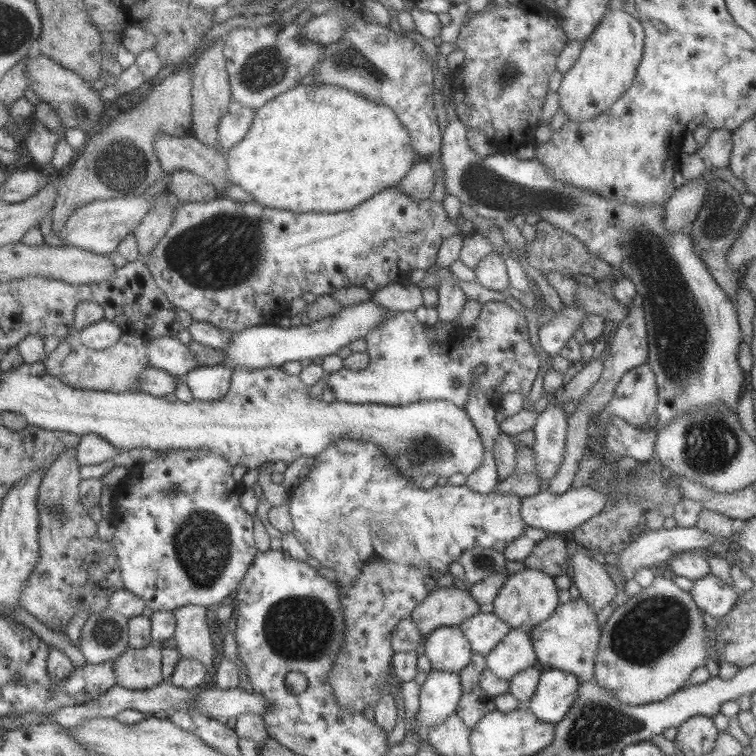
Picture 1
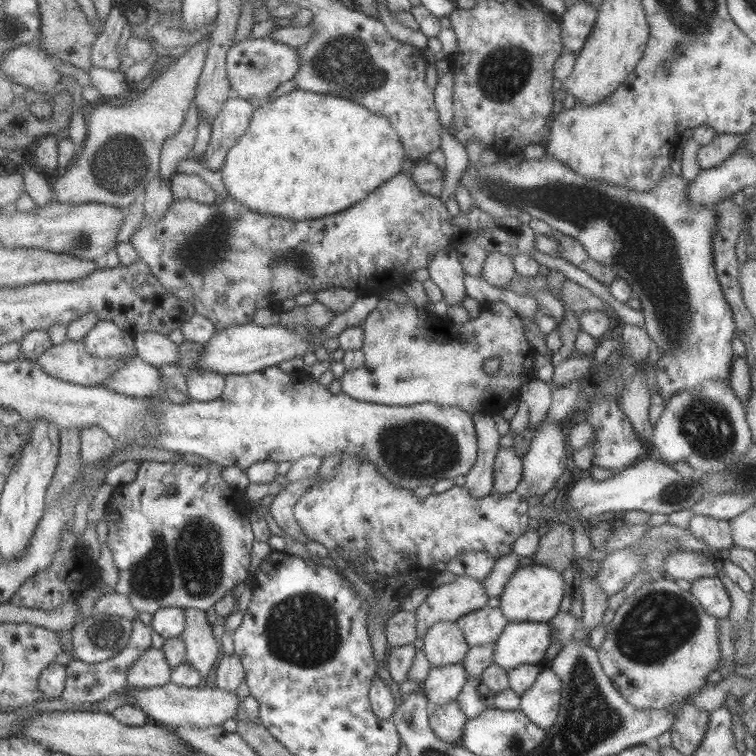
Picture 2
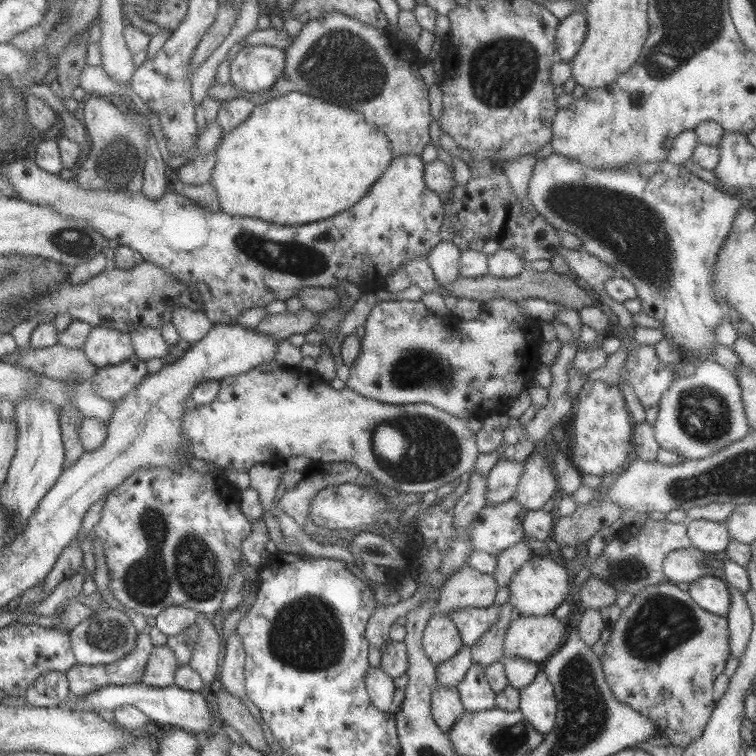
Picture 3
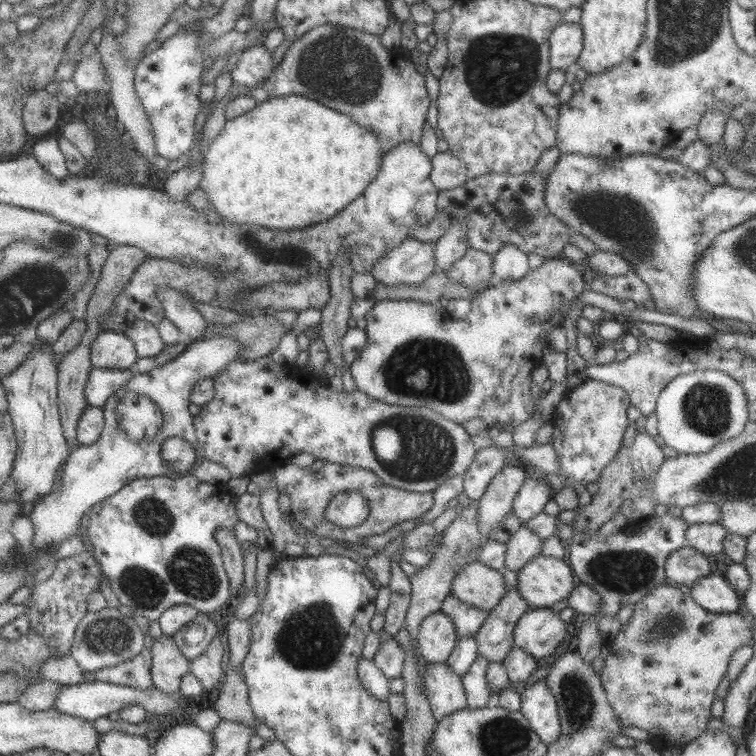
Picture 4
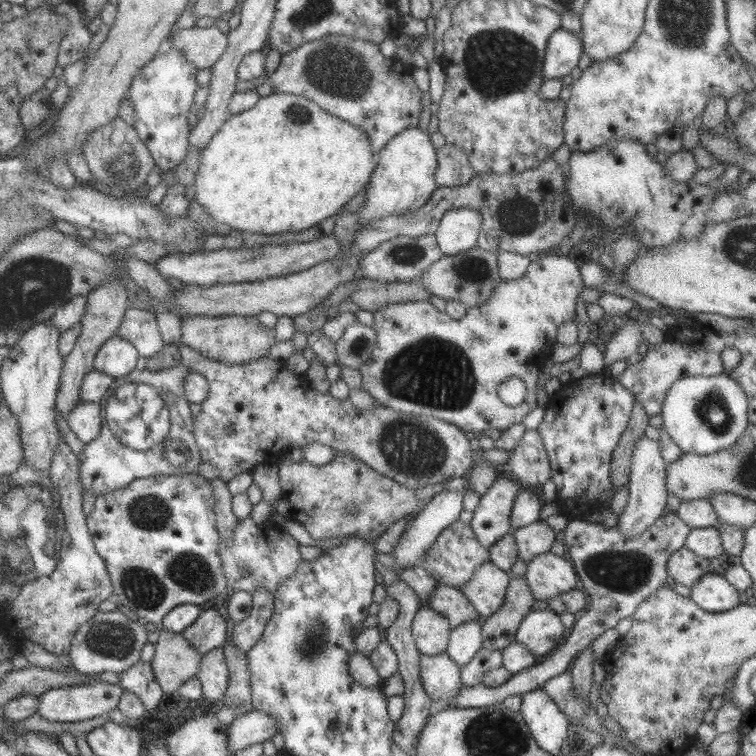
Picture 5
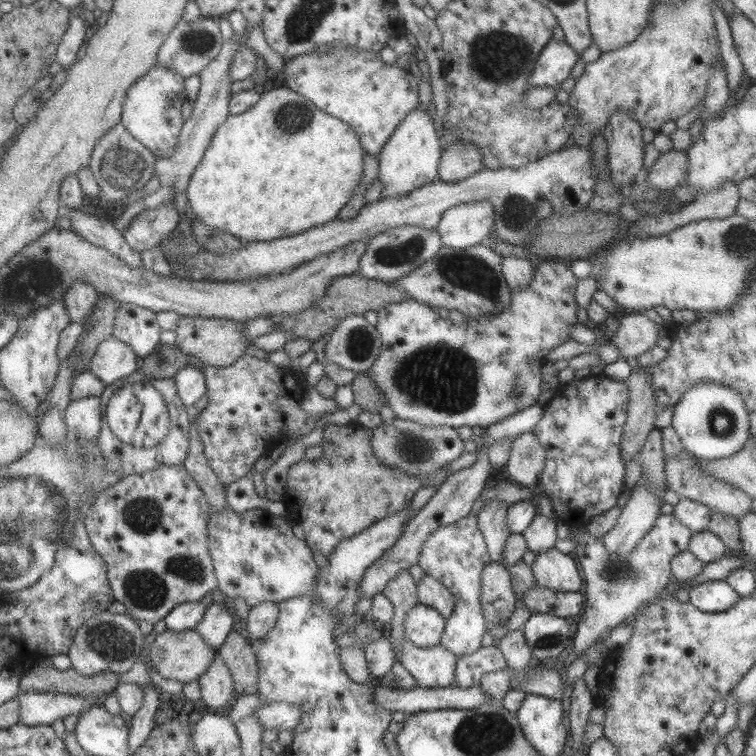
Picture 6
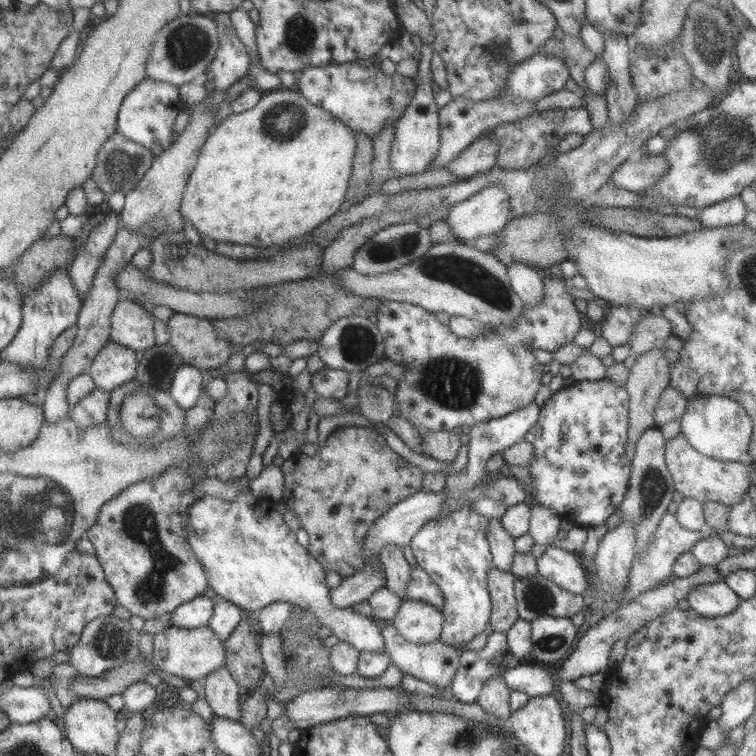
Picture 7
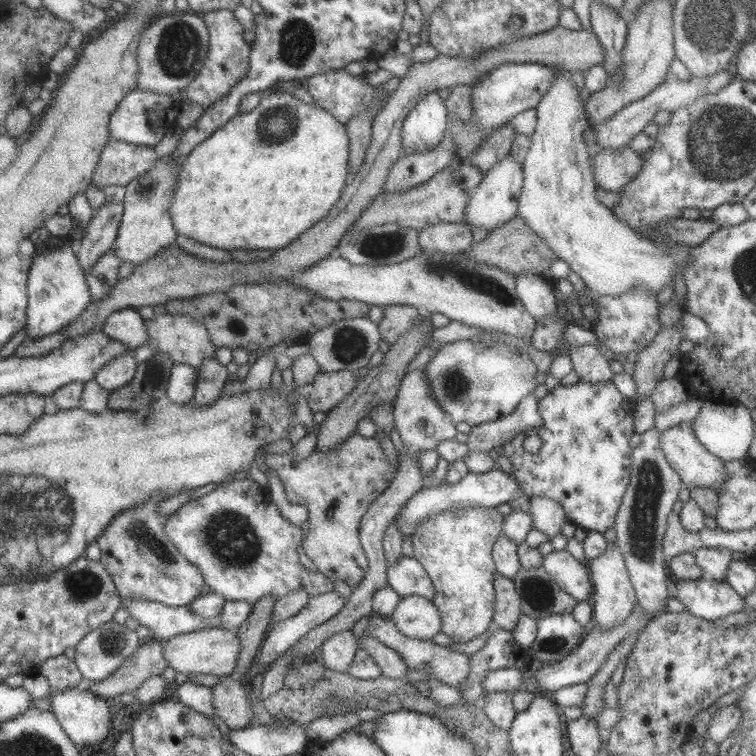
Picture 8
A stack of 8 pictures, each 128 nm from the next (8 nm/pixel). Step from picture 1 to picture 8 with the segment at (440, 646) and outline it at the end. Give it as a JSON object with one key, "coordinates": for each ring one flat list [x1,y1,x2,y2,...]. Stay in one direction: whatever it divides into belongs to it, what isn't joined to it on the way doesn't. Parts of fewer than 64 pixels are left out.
{"coordinates":[[418,595,402,597,390,618,409,639,432,641,443,626,438,608]]}

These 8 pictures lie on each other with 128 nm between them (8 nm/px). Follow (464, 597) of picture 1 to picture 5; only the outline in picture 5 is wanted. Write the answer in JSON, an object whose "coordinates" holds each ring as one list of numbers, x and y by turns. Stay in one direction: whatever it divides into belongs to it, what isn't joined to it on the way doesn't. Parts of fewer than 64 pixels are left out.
{"coordinates":[[492,562,482,564,474,577,460,588,482,620,493,616,506,601,510,574]]}

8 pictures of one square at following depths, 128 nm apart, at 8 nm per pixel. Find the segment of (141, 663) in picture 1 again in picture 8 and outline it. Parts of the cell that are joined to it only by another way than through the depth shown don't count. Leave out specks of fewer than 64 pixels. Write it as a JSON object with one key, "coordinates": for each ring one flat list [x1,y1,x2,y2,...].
{"coordinates":[[222,627,179,635,168,641,154,639,154,642,163,644,163,656,168,666,189,676,199,673,214,676,235,675,236,662,242,651,236,631,226,630]]}

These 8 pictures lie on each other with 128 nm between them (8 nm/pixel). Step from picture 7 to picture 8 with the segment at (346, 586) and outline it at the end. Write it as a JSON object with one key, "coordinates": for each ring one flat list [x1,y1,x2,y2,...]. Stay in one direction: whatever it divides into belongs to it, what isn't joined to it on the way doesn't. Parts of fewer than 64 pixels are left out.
{"coordinates":[[335,591,310,598,297,616,274,624,259,650,260,664,269,666,294,647,310,630,338,615,344,606,343,596]]}

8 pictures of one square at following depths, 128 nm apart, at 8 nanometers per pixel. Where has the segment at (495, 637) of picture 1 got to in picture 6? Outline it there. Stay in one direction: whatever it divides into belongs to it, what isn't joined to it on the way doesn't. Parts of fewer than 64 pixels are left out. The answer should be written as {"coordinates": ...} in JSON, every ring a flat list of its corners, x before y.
{"coordinates":[[426,575,417,583,418,603,434,608,444,619,454,612,455,599,448,588]]}

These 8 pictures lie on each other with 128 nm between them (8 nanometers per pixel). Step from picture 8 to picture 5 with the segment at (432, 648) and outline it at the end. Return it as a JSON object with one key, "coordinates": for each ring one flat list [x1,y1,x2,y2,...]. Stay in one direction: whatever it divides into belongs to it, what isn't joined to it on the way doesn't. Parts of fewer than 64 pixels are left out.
{"coordinates":[[420,653,420,680,432,701,441,700,449,704,456,697,464,687,460,667,448,654,426,656]]}

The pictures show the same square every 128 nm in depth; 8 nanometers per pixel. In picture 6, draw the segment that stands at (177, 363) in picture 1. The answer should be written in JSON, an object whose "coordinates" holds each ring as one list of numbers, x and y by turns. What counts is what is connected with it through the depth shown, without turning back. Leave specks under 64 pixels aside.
{"coordinates":[[120,303,113,336,130,344,138,356,144,358,154,352,161,344,161,332,157,313,132,303]]}

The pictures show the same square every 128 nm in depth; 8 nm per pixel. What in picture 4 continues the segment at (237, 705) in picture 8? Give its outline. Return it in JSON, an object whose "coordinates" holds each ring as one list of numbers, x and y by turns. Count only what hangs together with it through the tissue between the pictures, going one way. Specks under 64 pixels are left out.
{"coordinates":[[216,636,205,654,190,662,190,673,200,679,206,691,220,687,223,682,222,660,224,660,224,644,222,638]]}

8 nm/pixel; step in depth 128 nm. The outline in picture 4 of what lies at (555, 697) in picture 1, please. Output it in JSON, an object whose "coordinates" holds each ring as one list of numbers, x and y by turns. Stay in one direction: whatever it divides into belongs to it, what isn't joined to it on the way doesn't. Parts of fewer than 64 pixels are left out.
{"coordinates":[[538,680,520,691,521,712,532,730,547,746,560,736,560,720,557,701,546,680]]}

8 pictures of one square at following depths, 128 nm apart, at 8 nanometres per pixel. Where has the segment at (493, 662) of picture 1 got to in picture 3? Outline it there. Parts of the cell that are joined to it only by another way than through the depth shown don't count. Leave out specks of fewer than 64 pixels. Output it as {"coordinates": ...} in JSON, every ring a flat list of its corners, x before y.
{"coordinates":[[554,615,519,616,510,625,503,659,516,656,543,664,564,644,567,623]]}

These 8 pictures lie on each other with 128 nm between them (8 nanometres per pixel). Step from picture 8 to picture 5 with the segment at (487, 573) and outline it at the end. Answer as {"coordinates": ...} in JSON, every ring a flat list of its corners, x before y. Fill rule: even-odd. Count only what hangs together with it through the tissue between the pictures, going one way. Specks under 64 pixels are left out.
{"coordinates":[[459,520,444,528,427,552,428,555,421,564,427,574,430,574,430,577,433,577,438,583,459,589,470,583,474,572,477,572,482,564,490,560,489,550,480,544,474,535,472,525],[470,620,450,632,446,653,460,666,468,664,483,648,482,622]]}

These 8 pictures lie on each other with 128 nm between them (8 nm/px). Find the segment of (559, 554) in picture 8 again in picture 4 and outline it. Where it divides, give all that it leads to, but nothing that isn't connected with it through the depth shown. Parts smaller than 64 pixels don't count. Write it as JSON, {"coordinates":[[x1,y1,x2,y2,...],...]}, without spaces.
{"coordinates":[[535,556,518,572,516,585,520,595,531,605,531,609,551,609,556,602,564,601,574,590,574,574,566,558,557,559,553,556]]}

